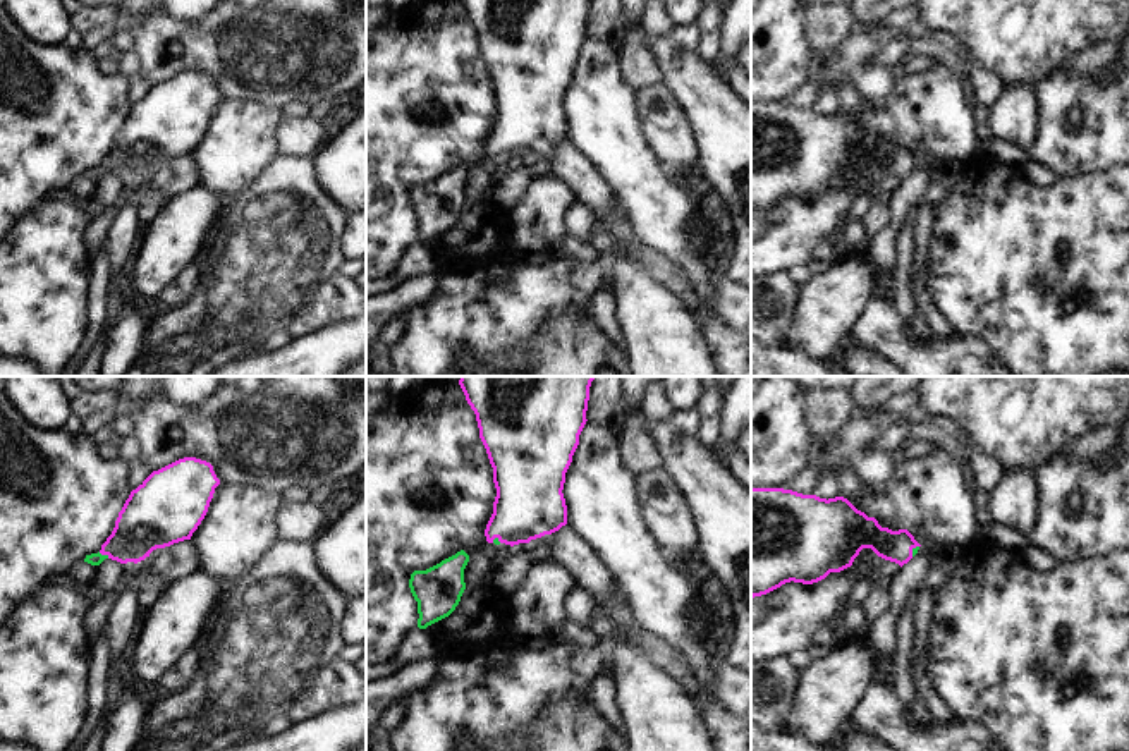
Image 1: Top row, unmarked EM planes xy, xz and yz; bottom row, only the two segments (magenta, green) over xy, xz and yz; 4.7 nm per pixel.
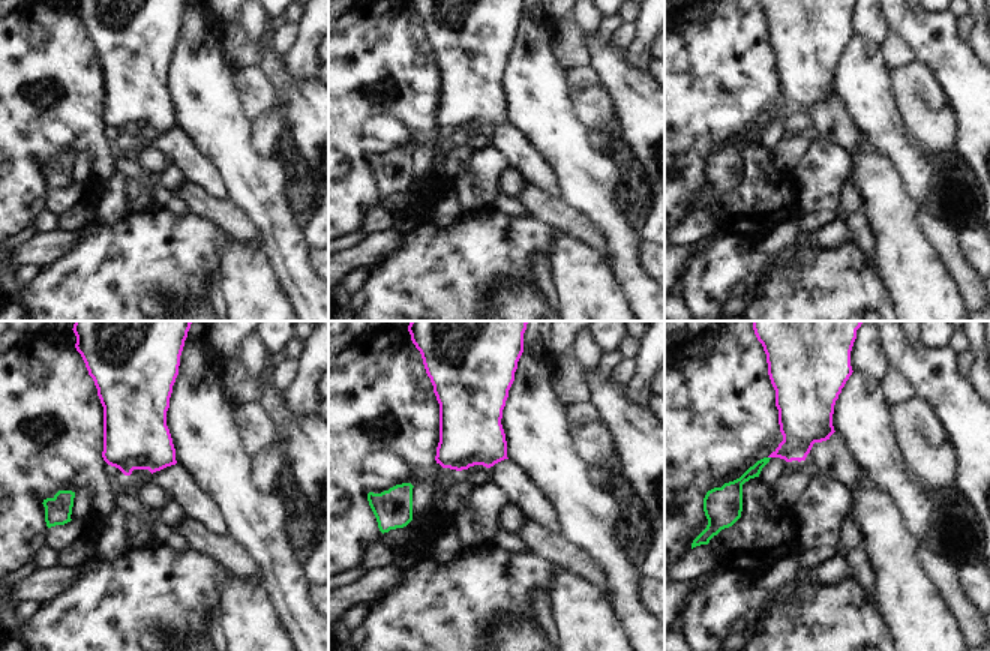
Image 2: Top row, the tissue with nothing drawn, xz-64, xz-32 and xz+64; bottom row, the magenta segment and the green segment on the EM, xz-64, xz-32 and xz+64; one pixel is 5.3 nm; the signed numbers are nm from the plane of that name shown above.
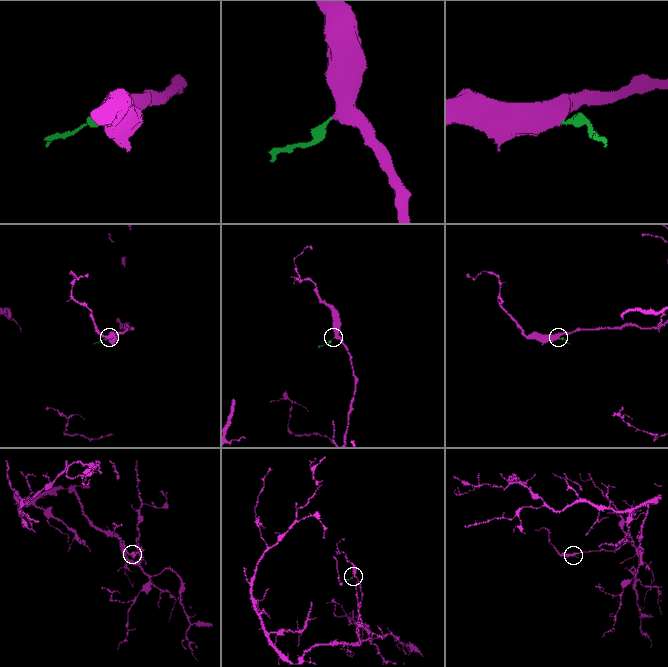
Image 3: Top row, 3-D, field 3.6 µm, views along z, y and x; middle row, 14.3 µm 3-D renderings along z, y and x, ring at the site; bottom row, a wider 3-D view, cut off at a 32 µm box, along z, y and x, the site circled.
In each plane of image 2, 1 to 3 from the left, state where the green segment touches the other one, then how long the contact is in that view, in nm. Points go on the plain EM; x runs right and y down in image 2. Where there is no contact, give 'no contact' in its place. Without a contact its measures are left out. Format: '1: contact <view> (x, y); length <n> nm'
1: no contact
2: no contact
3: no contact

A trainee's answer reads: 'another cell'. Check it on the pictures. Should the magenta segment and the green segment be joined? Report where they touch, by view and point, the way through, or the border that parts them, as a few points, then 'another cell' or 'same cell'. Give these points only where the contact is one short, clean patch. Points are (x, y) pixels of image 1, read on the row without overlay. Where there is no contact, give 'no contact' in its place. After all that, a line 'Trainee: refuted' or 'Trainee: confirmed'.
xy (103, 169) | across xy (146, 138), (124, 160), (103, 169), (95, 174) | same cell
Trainee: refuted

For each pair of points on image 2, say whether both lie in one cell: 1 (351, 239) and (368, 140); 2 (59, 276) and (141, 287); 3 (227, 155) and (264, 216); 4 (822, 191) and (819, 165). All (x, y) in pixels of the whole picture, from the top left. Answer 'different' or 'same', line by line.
1: different
2: same
3: same
4: same

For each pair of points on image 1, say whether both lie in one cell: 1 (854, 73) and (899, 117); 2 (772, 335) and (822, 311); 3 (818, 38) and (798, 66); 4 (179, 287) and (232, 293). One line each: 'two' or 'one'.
1: two
2: two
3: two
4: two

